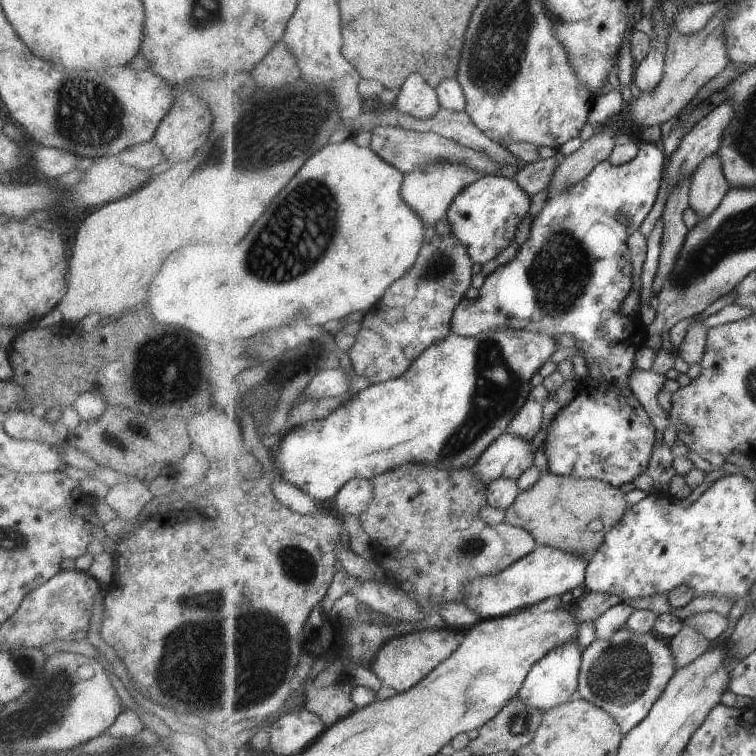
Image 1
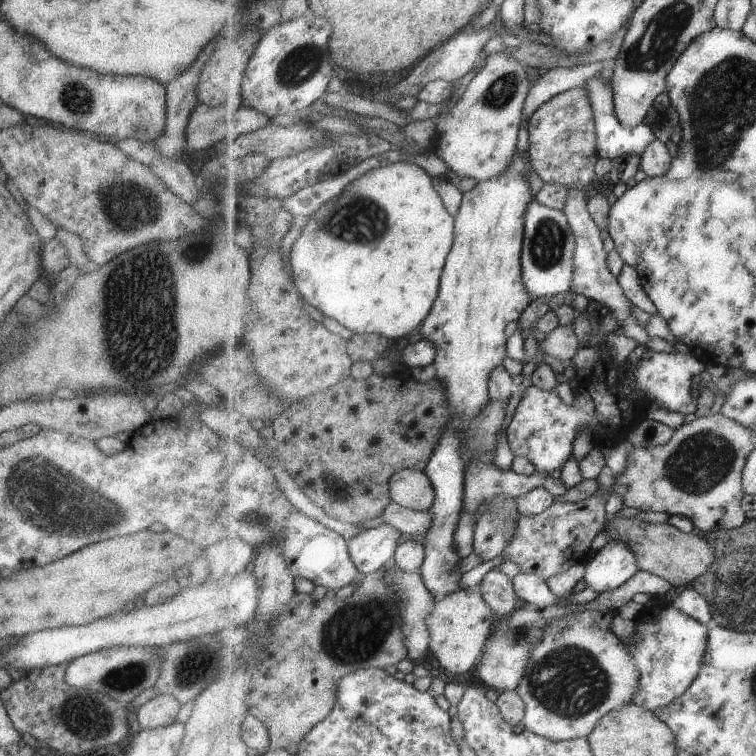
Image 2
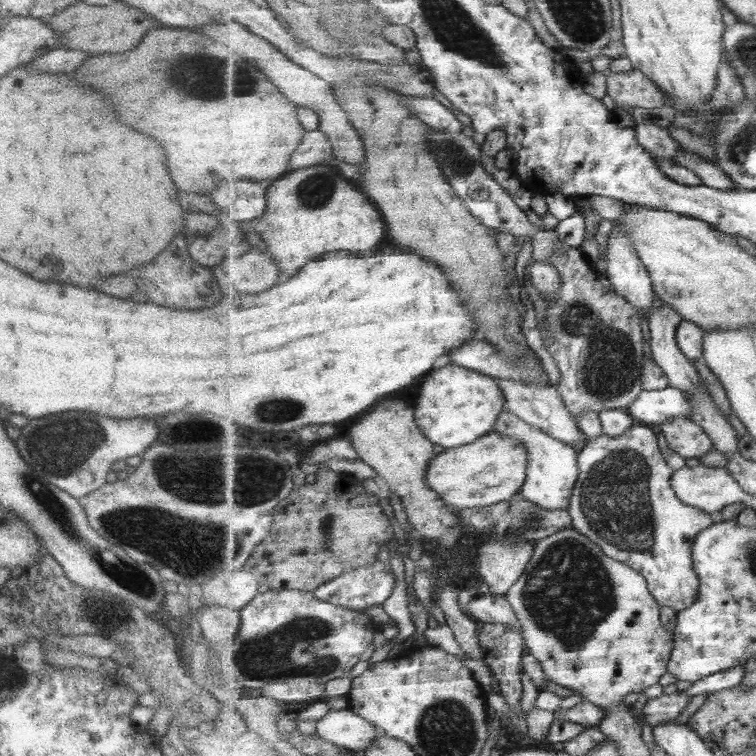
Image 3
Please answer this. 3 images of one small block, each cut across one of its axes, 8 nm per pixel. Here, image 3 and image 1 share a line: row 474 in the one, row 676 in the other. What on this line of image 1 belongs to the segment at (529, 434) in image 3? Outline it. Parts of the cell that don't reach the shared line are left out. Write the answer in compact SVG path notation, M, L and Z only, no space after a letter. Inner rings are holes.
M577 637L572 641L564 642L564 645L548 650L548 653L528 672L528 677L517 699L523 699L528 707L547 712L557 705L566 703L571 698L578 697L583 652L584 650L581 650L581 646L577 642Z

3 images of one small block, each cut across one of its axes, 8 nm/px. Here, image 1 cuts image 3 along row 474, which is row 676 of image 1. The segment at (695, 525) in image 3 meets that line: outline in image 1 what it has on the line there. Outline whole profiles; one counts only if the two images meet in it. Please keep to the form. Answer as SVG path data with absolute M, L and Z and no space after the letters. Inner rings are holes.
M623 627L611 638L597 639L584 650L580 670L578 697L609 711L626 735L648 717L653 705L668 688L676 674L672 645L653 631L645 634Z

